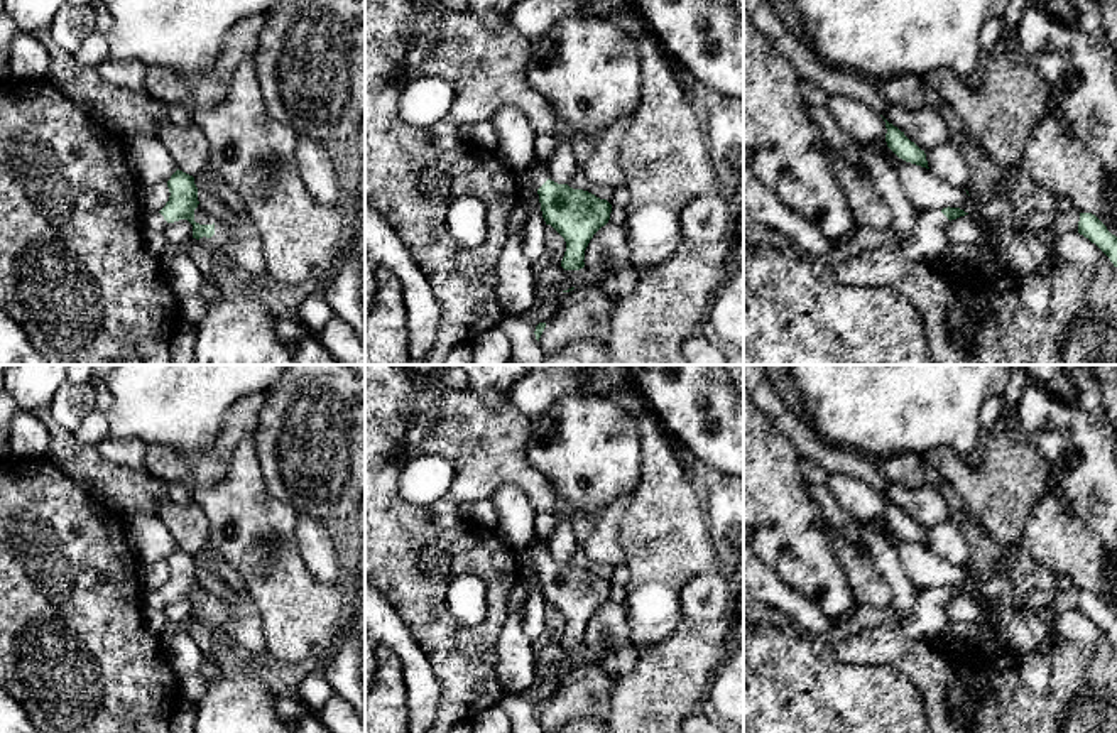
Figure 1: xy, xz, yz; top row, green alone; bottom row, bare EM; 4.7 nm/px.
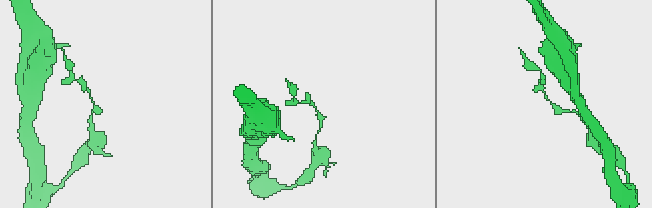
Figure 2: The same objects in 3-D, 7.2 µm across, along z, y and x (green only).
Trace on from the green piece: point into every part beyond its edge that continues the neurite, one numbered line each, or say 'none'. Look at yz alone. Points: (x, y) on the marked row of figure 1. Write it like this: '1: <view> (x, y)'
1: yz (928, 244)

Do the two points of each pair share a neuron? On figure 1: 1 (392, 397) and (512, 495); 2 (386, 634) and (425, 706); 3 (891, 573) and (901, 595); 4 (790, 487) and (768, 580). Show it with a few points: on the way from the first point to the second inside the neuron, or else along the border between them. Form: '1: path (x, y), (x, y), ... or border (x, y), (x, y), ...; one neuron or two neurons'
1: border (490, 497), (501, 485), (516, 485), (533, 509); two neurons
2: path (404, 649), (416, 662), (423, 688); one neuron
3: path (896, 578), (901, 590); one neuron
4: border (761, 558), (791, 588), (801, 593); two neurons

